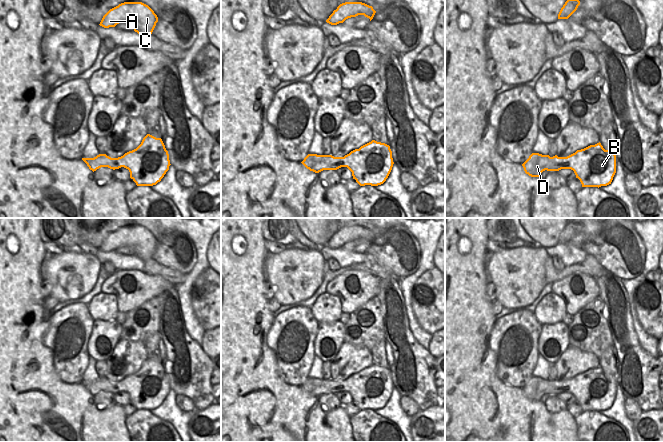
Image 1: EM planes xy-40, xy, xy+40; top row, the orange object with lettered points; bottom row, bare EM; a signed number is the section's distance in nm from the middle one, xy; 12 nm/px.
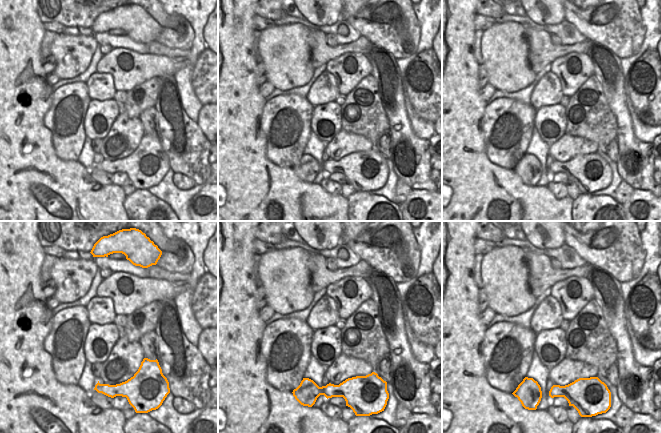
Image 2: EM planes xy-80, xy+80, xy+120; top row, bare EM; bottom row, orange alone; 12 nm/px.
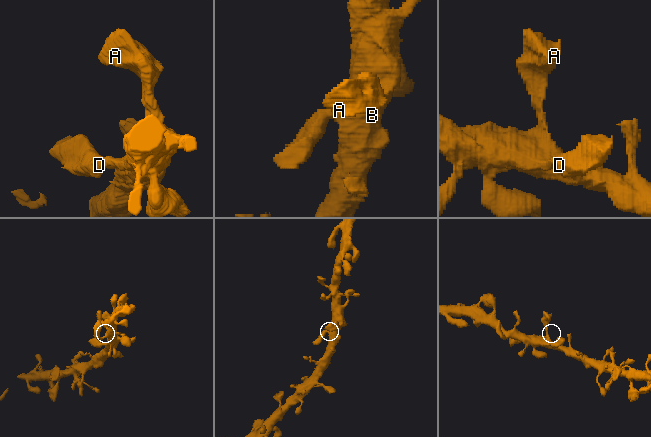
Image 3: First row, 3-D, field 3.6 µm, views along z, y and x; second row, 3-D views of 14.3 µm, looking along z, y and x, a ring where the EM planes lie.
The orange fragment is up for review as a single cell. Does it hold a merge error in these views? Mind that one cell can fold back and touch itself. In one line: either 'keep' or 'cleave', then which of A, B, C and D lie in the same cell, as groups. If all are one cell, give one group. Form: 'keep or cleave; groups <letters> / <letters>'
keep; groups A B C D

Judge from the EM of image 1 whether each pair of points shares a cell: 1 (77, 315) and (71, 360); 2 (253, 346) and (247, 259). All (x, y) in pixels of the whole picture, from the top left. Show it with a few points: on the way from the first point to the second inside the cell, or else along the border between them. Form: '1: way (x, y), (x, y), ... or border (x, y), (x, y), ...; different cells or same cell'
1: way (72, 326), (71, 349); same cell
2: way (247, 324), (247, 281); same cell

